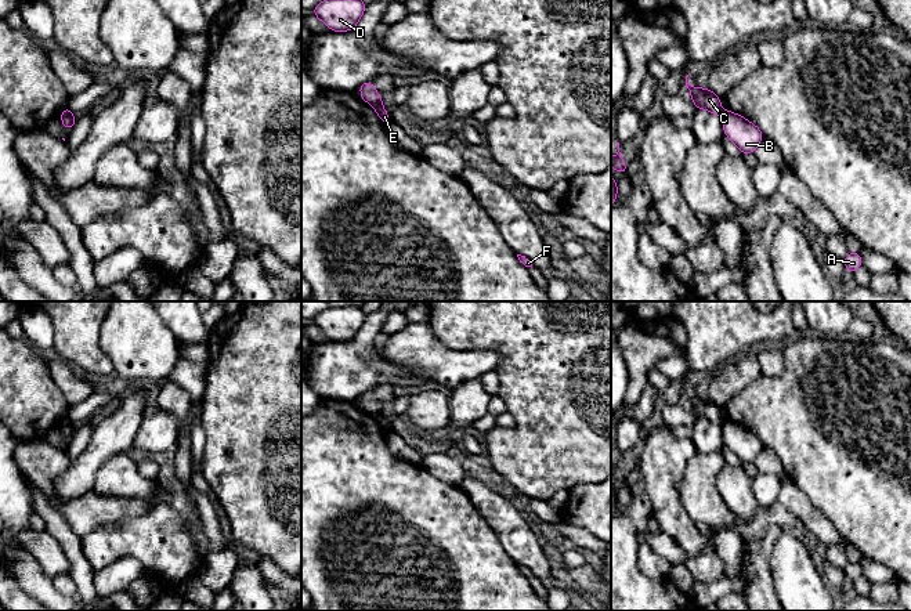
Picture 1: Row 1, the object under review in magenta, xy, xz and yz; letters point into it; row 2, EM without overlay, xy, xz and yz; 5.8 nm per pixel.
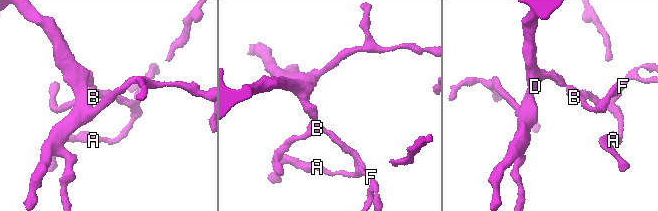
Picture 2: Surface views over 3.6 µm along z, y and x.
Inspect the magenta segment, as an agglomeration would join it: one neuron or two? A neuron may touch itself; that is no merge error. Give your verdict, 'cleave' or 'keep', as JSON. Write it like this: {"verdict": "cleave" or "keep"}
{"verdict": "cleave"}

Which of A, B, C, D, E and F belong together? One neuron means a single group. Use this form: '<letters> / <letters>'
A B E F / C D

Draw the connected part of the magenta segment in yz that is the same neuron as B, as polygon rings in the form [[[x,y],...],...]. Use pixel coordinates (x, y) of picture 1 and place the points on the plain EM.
[[[731,420],[723,422],[722,431],[726,446],[731,449],[744,464],[753,463],[763,448],[759,437]]]

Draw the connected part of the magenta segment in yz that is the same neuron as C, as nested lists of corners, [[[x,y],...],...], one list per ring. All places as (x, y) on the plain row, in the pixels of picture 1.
[[[686,386],[686,395],[691,402],[691,411],[695,413],[697,419],[706,419],[713,424],[723,424],[723,417],[720,415],[720,406],[712,402],[709,398],[694,397],[687,393]]]

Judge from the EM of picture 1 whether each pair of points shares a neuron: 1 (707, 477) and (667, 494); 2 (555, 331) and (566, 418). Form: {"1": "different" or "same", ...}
{"1": "different", "2": "same"}

